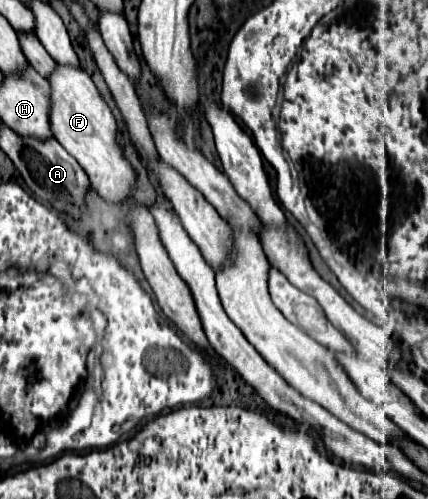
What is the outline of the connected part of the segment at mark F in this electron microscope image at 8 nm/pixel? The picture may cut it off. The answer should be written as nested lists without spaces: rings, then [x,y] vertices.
[[[57,64],[55,70],[47,76],[51,86],[51,110],[49,110],[49,126],[55,140],[81,164],[87,172],[91,186],[111,202],[121,202],[131,194],[135,184],[135,172],[129,162],[123,158],[121,148],[115,142],[117,122],[99,96],[93,80],[85,70],[69,64]]]

